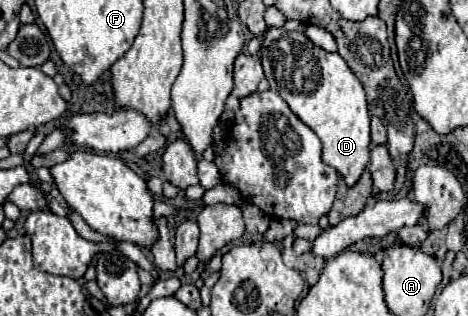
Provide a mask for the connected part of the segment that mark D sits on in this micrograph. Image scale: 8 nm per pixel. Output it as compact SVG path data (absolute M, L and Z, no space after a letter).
M283 28L267 30L259 56L271 90L279 92L299 120L323 142L323 162L335 168L347 186L355 186L371 162L371 116L359 78L337 52L325 52L305 34Z

